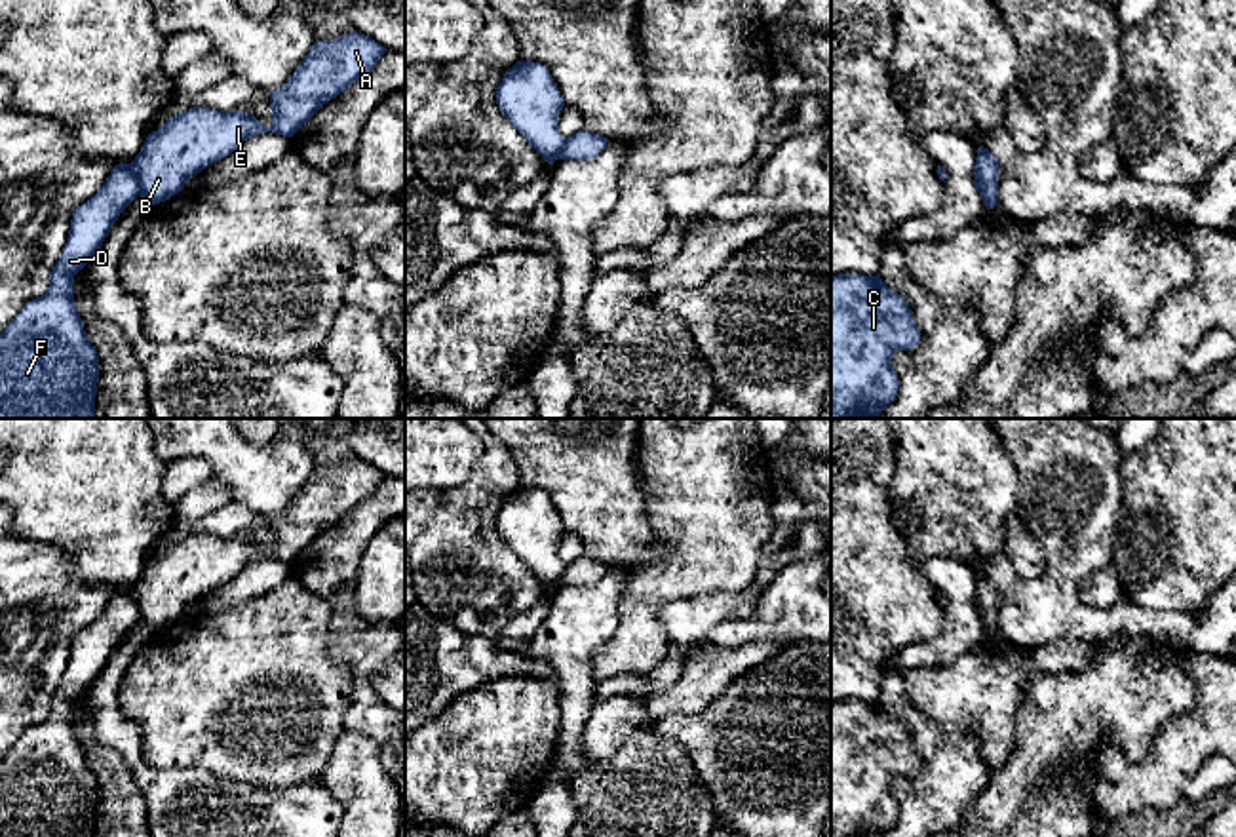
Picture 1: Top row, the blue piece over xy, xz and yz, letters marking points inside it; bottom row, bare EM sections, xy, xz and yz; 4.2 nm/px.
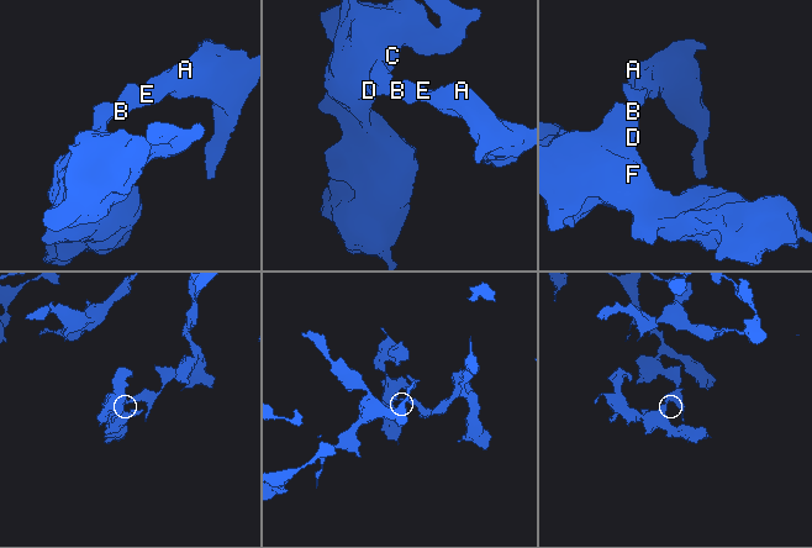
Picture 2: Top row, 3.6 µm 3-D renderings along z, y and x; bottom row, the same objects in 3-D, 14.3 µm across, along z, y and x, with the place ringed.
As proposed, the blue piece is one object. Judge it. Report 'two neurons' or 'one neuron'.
two neurons

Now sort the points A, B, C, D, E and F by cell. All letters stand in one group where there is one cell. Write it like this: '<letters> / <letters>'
A B E / C D F

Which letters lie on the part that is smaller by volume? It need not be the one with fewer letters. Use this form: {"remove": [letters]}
{"remove": ["C", "D", "F"]}

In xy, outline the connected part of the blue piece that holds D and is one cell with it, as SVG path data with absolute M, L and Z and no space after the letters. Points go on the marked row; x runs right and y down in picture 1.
M118 164L93 198L78 205L48 291L29 301L0 333L0 418L93 418L99 356L74 302L74 276L95 257L120 213L139 196L129 164Z

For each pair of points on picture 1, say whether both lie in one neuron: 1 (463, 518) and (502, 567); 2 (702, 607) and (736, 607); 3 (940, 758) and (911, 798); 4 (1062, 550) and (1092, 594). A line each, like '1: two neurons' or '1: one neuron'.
1: one neuron
2: one neuron
3: one neuron
4: two neurons

